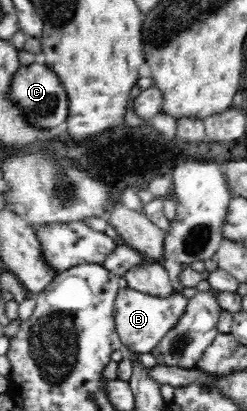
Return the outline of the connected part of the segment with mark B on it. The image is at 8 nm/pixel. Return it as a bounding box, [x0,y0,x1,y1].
[111,287,188,354]

